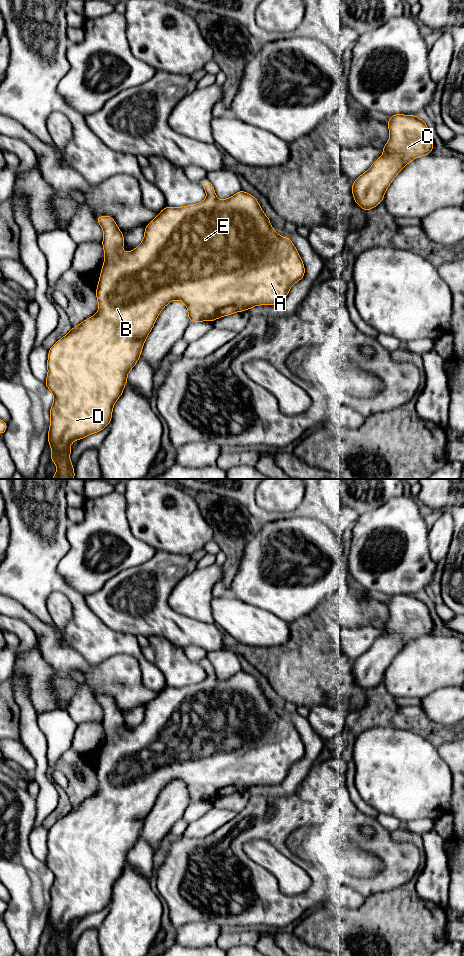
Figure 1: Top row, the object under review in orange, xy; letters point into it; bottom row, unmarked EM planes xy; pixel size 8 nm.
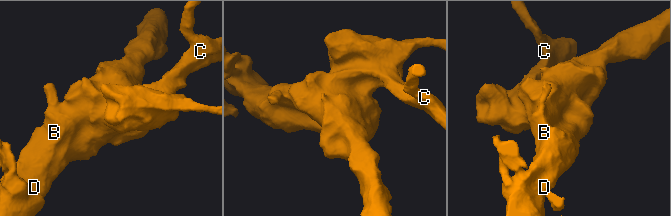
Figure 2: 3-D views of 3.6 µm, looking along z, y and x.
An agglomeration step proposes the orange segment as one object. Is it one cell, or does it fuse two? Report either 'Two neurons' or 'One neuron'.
One neuron

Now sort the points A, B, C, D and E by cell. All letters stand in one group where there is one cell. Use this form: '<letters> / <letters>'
A B C D E

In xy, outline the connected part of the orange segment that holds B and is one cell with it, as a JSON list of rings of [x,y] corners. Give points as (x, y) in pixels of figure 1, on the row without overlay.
[[[208,659],[202,667],[207,673],[205,680],[179,688],[165,687],[146,705],[143,721],[130,732],[122,728],[125,721],[115,700],[108,695],[96,698],[103,709],[105,733],[96,769],[99,791],[72,808],[48,832],[48,855],[44,863],[54,875],[48,912],[52,928],[50,939],[57,947],[54,956],[74,956],[69,939],[71,923],[109,905],[114,884],[127,863],[127,855],[140,838],[148,814],[168,783],[181,780],[187,786],[190,802],[213,802],[253,786],[280,784],[292,765],[305,755],[304,744],[290,718],[282,718],[271,707],[270,699],[254,676],[241,670],[230,678],[218,680]]]

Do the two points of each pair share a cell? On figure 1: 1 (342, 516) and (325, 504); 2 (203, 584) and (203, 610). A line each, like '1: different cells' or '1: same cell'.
1: same cell
2: same cell

